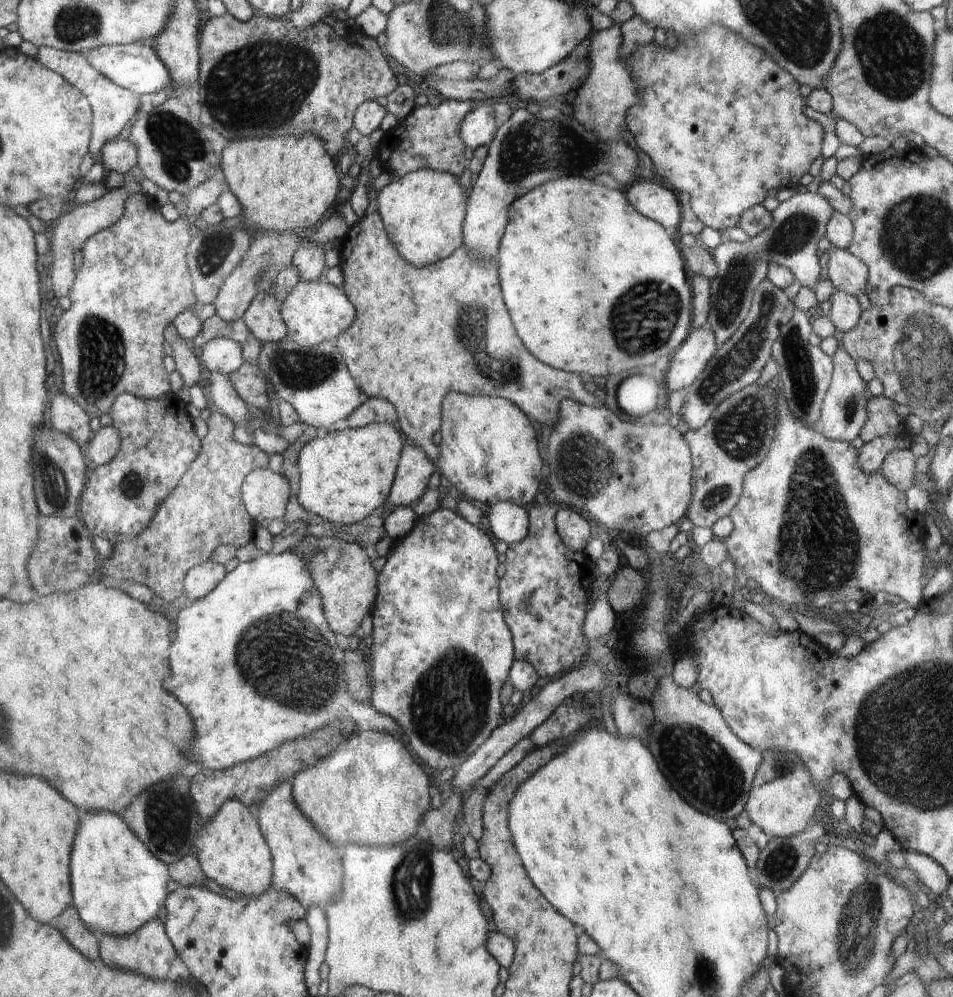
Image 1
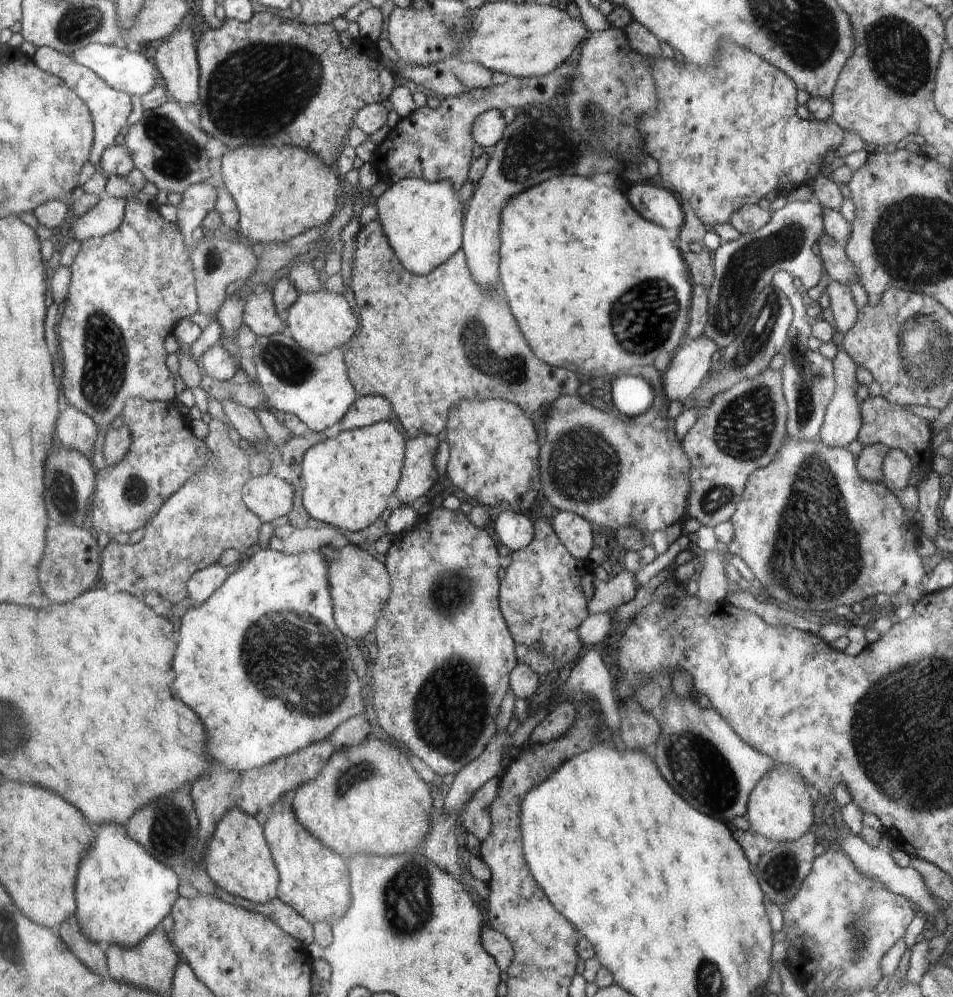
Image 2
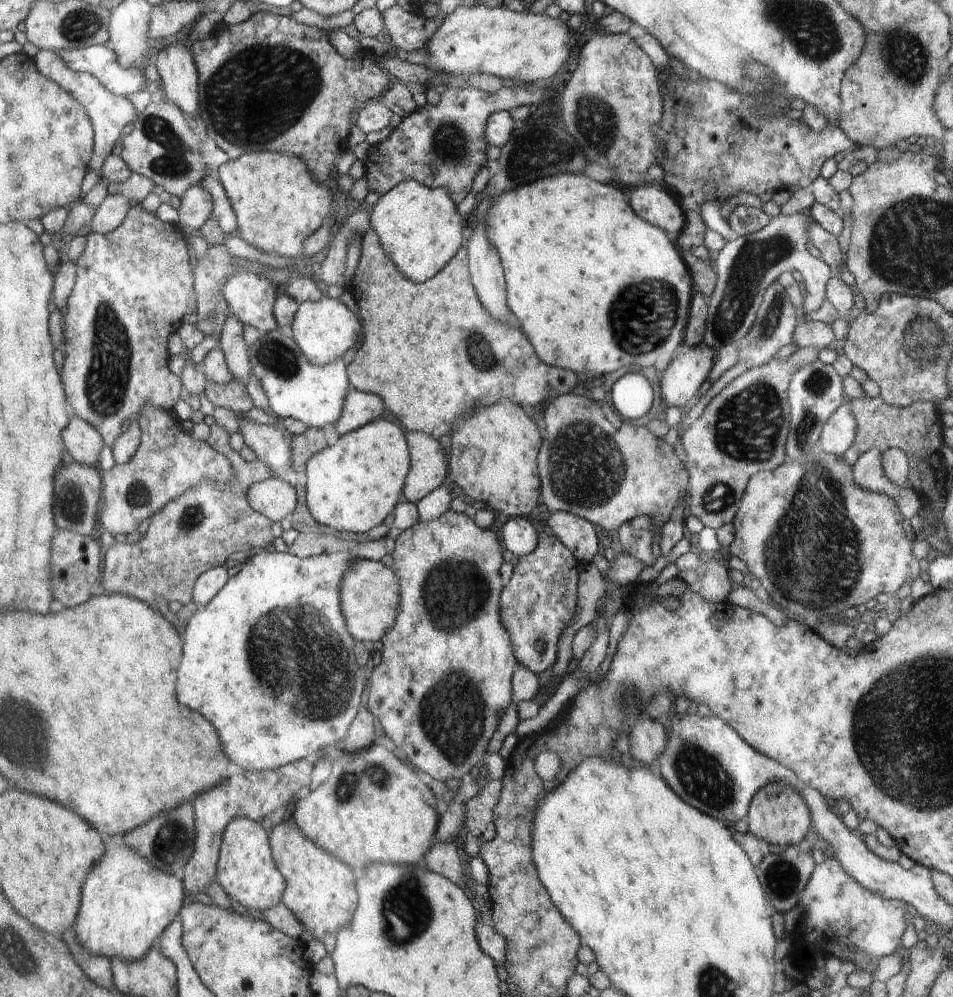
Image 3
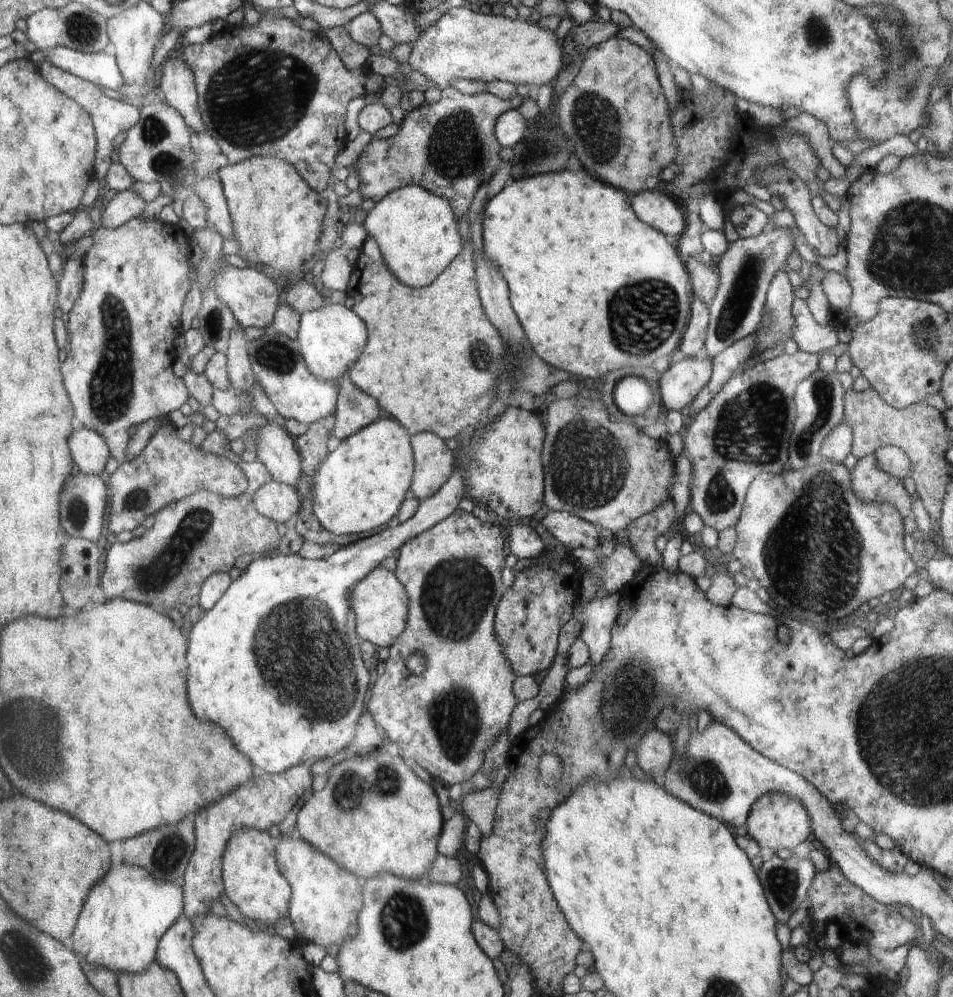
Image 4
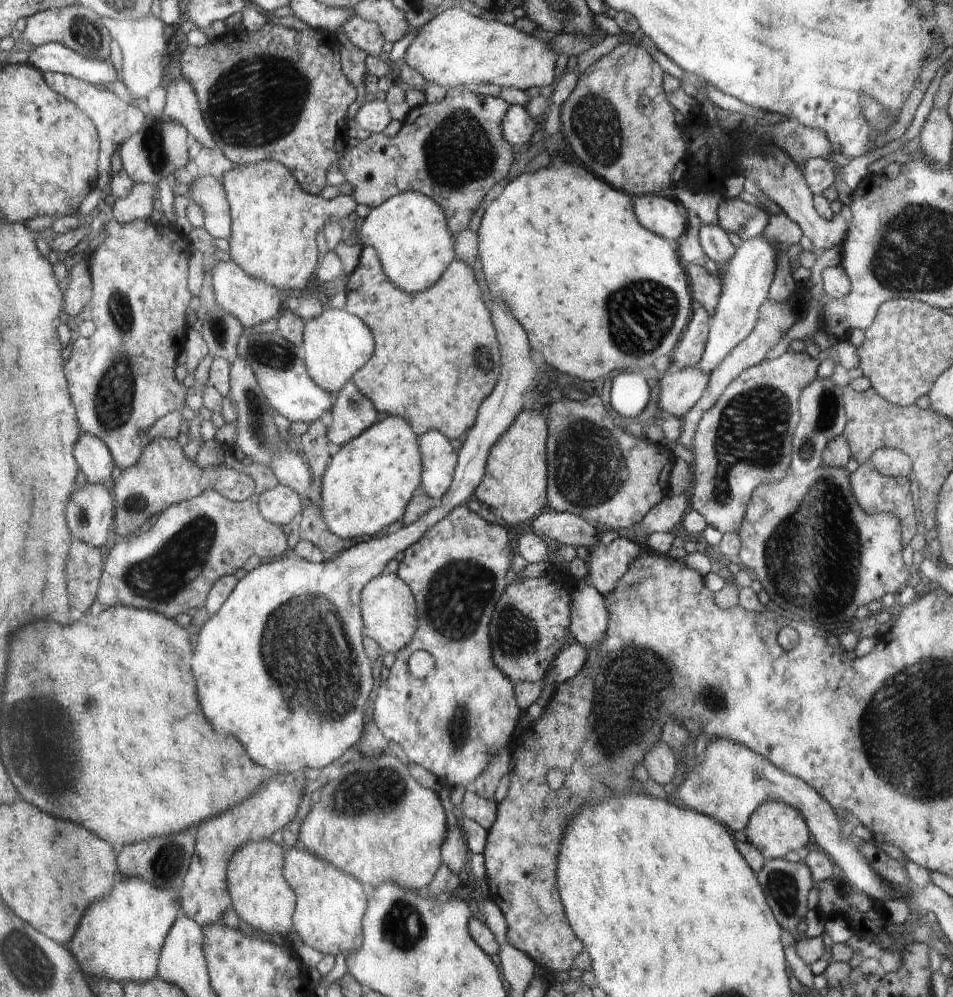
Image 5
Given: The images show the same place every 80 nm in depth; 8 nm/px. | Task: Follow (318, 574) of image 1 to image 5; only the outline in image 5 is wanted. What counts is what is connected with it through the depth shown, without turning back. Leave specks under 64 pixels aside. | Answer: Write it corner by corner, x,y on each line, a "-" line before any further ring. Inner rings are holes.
384,571
381,575
374,577
361,592
361,615
364,617
364,634
373,638
382,648
382,653
397,653
409,646
409,642
416,635
418,626
417,603
412,589
396,573

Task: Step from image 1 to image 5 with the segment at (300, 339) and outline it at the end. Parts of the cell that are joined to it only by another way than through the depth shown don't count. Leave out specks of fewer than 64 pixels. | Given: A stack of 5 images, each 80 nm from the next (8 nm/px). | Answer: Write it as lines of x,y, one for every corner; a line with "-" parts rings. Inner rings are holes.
326,303
322,314
305,322
303,352
309,376
327,393
336,395
351,376
366,365
374,354
373,331
362,319
344,309
332,309

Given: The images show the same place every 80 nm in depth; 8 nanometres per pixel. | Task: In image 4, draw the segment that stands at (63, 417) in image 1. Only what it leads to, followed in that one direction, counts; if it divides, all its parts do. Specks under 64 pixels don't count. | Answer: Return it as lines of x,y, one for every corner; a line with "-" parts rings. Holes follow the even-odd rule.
88,428
74,430
74,444
70,448
74,448
74,460
78,460
78,468
84,474
97,477
105,474
106,462
112,454
97,432
90,432

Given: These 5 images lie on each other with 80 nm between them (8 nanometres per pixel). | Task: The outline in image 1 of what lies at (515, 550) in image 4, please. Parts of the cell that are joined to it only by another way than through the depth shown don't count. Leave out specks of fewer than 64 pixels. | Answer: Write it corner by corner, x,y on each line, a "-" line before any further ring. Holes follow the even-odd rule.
500,500
490,505
485,515
494,536
508,544
522,542
529,536
526,510
520,504
514,504
514,500

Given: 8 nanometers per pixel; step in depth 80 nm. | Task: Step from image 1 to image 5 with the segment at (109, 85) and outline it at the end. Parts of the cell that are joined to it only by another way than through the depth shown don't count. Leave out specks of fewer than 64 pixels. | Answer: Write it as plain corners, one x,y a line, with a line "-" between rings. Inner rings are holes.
47,72
44,74
45,80
50,88
56,92
62,92
68,100
73,101
78,108
86,112
97,127
97,133
102,138
102,160
98,160
99,173
96,188
102,193
106,193
111,181
110,171
112,156
116,154
118,146
126,142
133,134
141,130
146,122
146,115
138,110
136,106
130,106
130,103
124,102
113,91
98,88
96,85
78,80
70,75
62,73

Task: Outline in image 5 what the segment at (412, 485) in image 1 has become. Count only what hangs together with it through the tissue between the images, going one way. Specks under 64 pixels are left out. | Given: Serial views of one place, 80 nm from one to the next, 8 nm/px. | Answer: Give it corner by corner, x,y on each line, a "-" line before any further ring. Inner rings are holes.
428,431
419,439
421,461
424,465
420,487
435,502
438,502
453,483
456,450
452,448
449,437
438,431

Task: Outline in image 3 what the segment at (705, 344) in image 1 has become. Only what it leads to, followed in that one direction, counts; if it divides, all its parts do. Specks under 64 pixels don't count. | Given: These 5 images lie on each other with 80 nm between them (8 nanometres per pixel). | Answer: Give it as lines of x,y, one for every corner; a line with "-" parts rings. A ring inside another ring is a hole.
702,345
679,361
670,361
662,378
662,396
670,404
668,407
676,406
686,410
694,402
695,392
709,380
716,354
716,349
-
674,362
678,362
680,368
672,368

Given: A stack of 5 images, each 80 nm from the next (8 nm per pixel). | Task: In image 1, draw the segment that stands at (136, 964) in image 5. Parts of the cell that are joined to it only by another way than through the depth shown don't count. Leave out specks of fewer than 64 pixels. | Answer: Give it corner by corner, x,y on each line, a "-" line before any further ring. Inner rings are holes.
100,811
84,813
81,827
74,839
72,859
70,859
70,880
72,881
73,904
80,920
98,937
116,935
127,937
141,926
158,916
158,910
165,907
169,897
168,882
172,875
168,865
148,852
145,844
116,813

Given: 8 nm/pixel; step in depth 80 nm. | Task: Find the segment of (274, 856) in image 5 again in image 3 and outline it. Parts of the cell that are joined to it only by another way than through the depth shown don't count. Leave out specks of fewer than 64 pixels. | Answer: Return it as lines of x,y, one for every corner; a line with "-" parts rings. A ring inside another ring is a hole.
234,817
223,832
220,862
217,864
217,881
230,899
249,910
266,912
278,906
288,886
284,874
273,859
272,843
260,823
244,817

